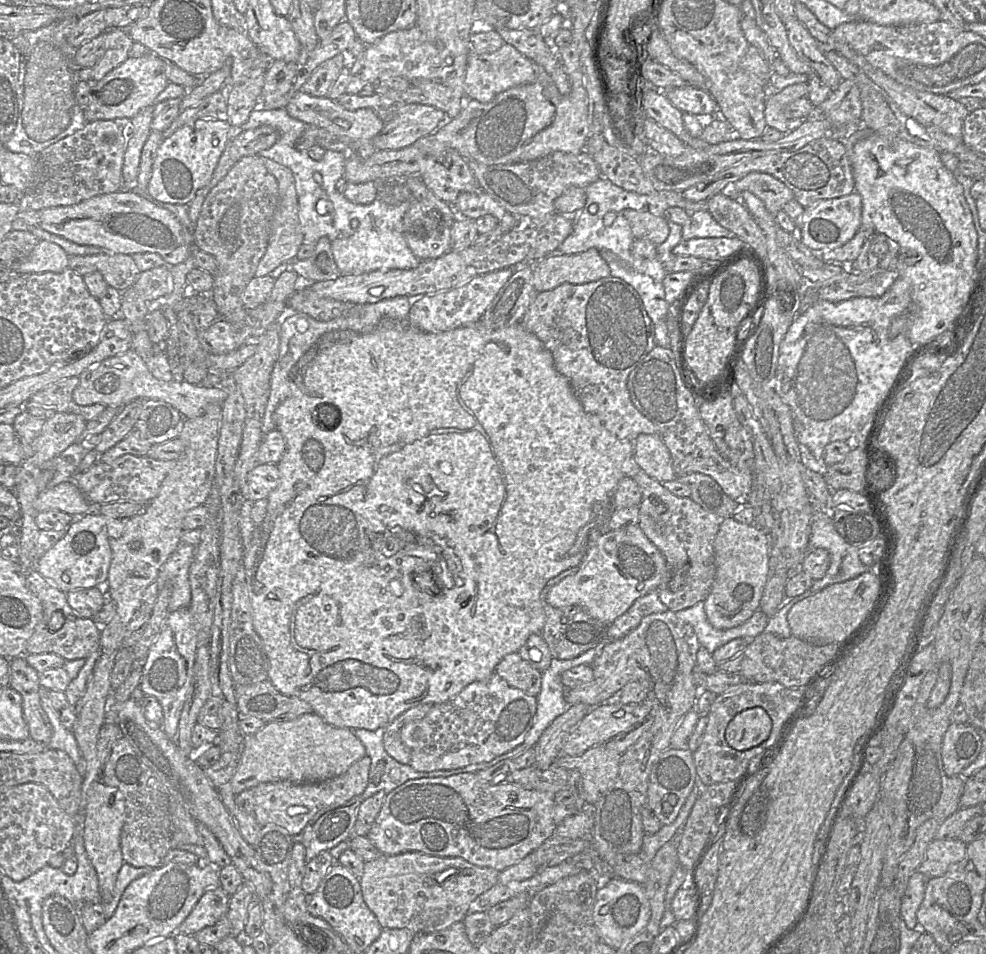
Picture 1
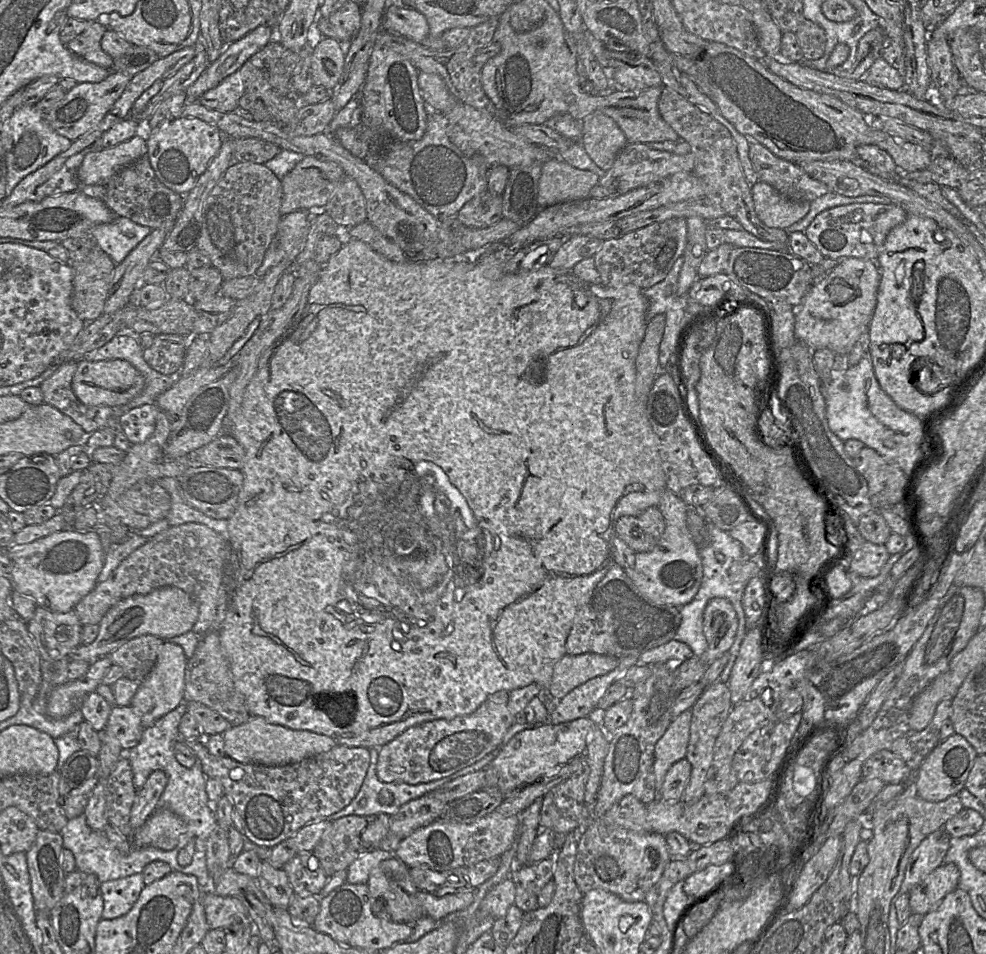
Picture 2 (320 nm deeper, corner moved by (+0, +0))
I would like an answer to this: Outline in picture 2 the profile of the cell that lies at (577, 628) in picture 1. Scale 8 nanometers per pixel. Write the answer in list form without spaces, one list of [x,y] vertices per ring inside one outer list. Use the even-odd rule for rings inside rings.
[[[613,562],[601,581],[582,600],[566,640],[566,654],[597,653],[618,659],[661,646],[674,639],[681,623],[677,606],[658,604],[645,597]]]

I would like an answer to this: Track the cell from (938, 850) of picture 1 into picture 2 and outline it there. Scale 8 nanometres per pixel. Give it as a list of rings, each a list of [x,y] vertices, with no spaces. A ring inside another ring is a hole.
[[[942,864],[928,874],[909,893],[912,913],[926,915],[935,911],[944,897],[958,888],[960,871],[955,864]]]

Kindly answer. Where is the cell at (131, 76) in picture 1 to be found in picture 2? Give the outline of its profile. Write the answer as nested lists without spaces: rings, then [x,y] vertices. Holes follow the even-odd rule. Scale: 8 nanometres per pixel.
[[[111,72],[98,83],[78,83],[50,110],[43,111],[45,119],[58,134],[75,141],[82,135],[94,129],[109,113],[114,103],[120,98],[132,77],[120,72]]]

